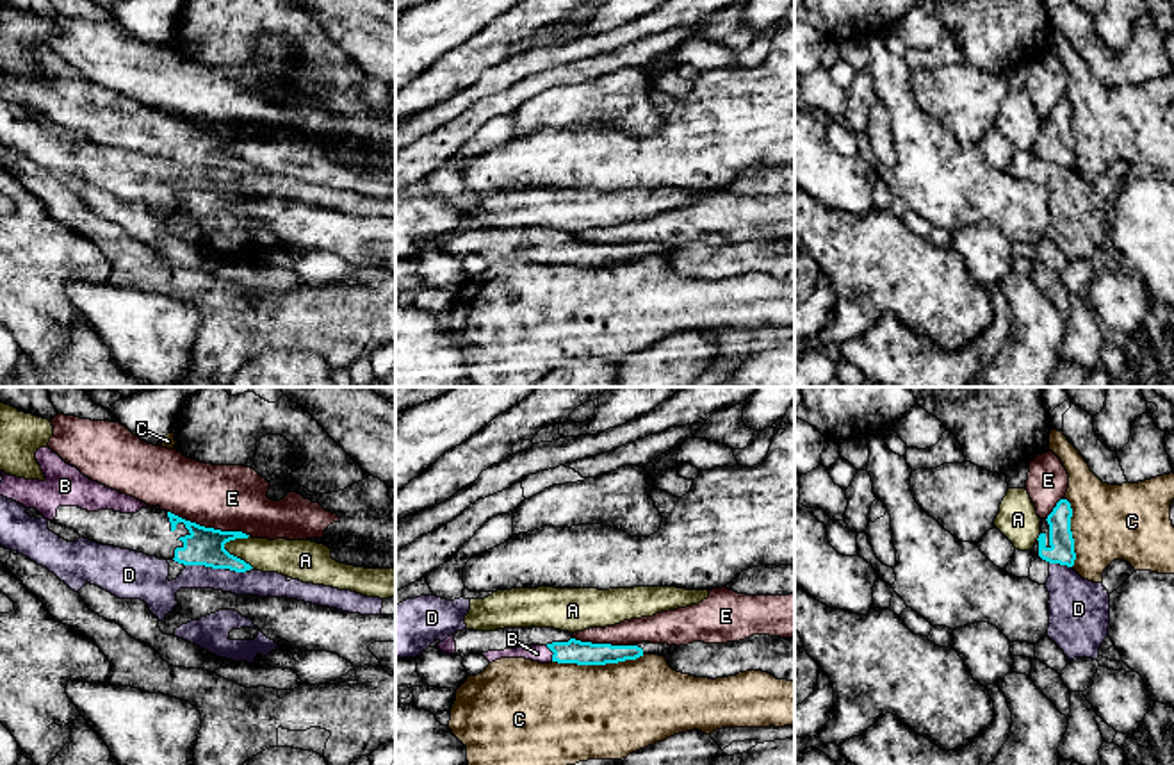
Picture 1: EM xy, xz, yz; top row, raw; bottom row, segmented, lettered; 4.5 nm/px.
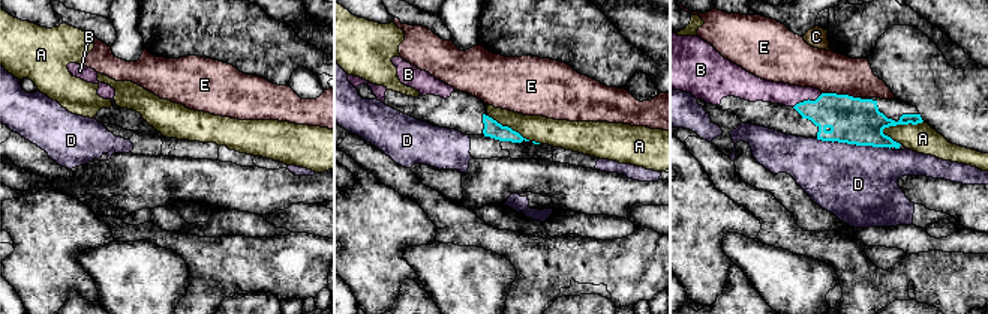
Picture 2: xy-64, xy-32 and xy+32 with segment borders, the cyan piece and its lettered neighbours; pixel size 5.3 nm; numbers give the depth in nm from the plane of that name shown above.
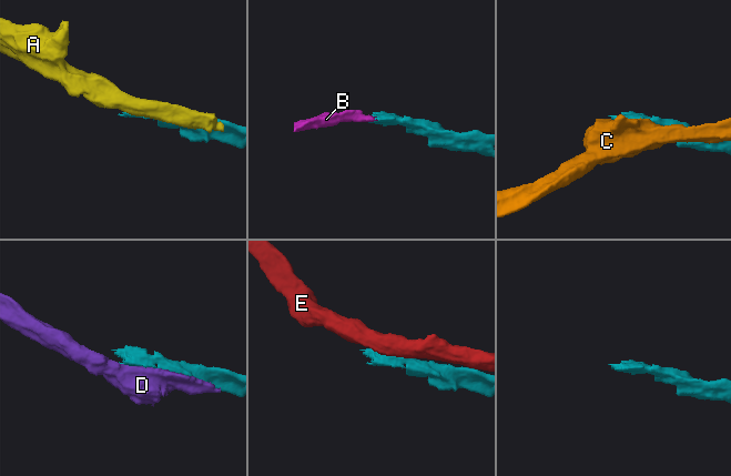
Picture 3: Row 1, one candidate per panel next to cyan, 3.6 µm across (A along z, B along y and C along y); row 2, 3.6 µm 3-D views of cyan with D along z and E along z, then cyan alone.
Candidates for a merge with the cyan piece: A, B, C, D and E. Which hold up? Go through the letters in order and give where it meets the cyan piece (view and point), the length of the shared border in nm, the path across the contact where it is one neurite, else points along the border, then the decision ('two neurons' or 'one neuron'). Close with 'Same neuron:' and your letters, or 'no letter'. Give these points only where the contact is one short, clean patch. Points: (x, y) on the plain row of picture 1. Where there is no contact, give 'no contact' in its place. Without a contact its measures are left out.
A: contact xy (236, 157); length 180 nm; two neurons
B: contact xz (553, 252); length 80 nm; way xz (574, 252), (553, 252), (537, 254); one neuron
C: contact xz (597, 264); length 420 nm; two neurons
D: contact xy (205, 166); length 190 nm; two neurons
E: contact xy (209, 129); length 400 nm; two neurons
Same neuron: B

